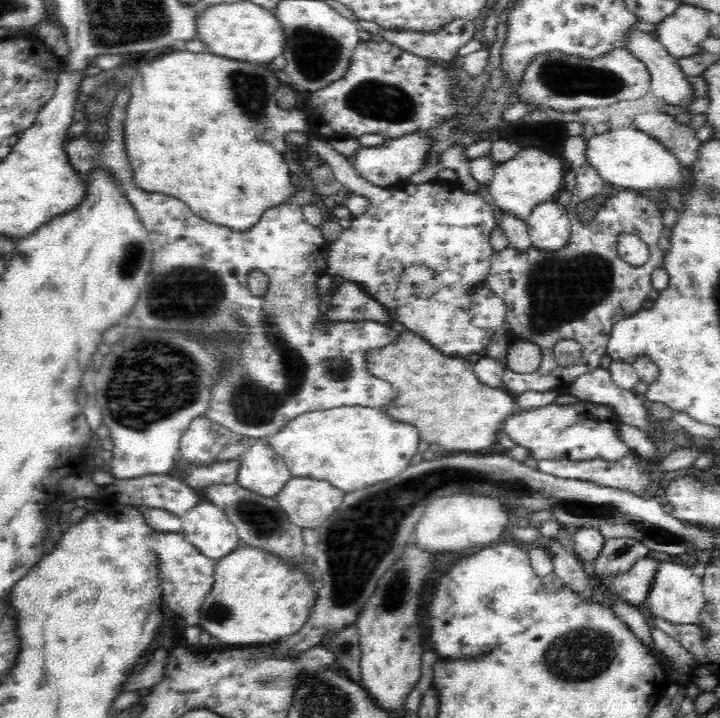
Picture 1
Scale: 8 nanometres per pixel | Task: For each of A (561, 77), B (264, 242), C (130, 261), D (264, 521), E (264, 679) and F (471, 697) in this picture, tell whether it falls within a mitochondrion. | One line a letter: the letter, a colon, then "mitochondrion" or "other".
A: mitochondrion
B: other
C: mitochondrion
D: mitochondrion
E: mitochondrion
F: other

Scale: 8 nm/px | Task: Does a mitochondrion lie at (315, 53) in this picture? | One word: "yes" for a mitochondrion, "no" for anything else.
yes

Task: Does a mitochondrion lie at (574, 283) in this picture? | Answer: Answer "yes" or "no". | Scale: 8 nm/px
yes

